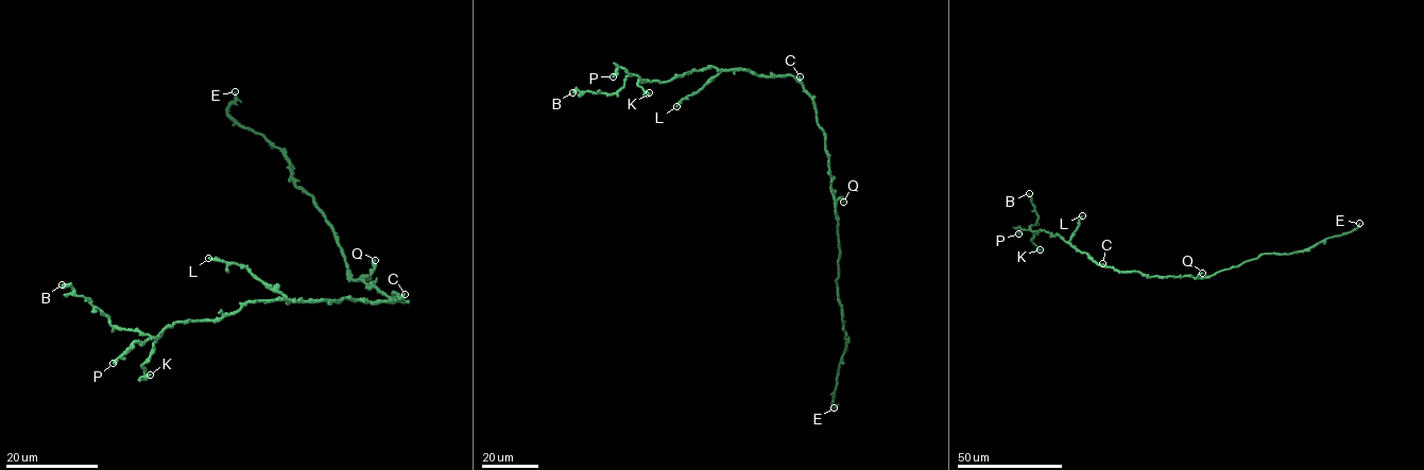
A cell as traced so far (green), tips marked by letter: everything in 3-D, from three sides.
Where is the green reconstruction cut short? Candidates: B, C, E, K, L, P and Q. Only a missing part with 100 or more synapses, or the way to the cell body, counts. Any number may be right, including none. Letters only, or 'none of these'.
E, L

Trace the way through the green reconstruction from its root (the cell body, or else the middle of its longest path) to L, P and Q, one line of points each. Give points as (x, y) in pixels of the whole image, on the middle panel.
L: (824, 134), (817, 122), (813, 98), (791, 75), (766, 76), (748, 70), (722, 71), (676, 106)
P: (824, 134), (813, 98), (791, 75), (713, 67), (658, 83), (621, 68), (613, 76)
Q: (824, 134), (830, 192), (836, 203), (841, 197), (843, 202)

